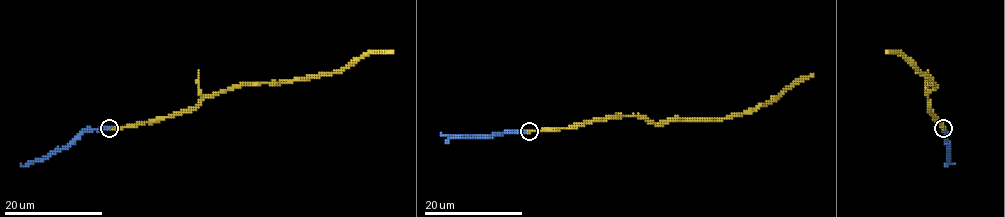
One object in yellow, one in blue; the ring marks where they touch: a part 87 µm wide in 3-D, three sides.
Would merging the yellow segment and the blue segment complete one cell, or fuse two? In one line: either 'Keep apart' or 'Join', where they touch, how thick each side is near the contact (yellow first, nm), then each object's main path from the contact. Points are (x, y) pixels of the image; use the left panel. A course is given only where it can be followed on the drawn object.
Join. Place: (109, 128). Thickness 300 nm (yellow) against 500 nm. Course of yellow: (109, 127), (154, 122), (190, 111), (205, 98), (241, 85), (283, 83), (336, 73), (368, 53), (392, 51). Course of blue: (109, 127), (85, 129), (66, 147), (20, 164)

